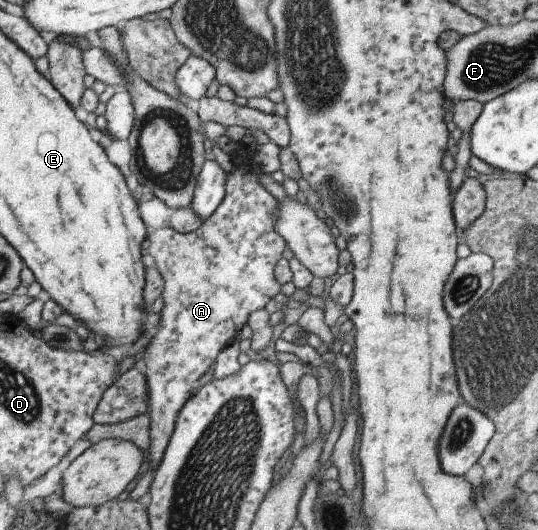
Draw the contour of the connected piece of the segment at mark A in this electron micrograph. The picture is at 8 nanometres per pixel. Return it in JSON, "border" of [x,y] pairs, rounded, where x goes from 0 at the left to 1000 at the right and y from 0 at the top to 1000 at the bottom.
{"border":[[[422,272],[424,279],[420,281],[424,291],[431,298],[435,311],[435,321],[431,325],[420,326],[420,351],[416,351],[416,374],[405,391],[372,423],[372,428],[366,434],[357,438],[335,440],[320,430],[294,432],[288,438],[283,438],[275,443],[275,453],[279,453],[279,464],[275,464],[275,475],[283,479],[288,491],[288,504],[301,525],[301,583],[294,591],[296,604],[290,613],[290,623],[286,623],[286,632],[281,634],[271,649],[264,672],[260,675],[260,687],[268,698],[268,713],[271,713],[271,743],[275,743],[275,792],[279,792],[279,811],[275,811],[275,823],[279,823],[279,834],[275,834],[275,879],[277,883],[292,883],[294,870],[299,866],[305,845],[320,823],[323,811],[323,800],[327,800],[327,785],[335,777],[335,770],[342,766],[342,758],[368,736],[368,715],[387,698],[390,687],[398,685],[401,672],[441,634],[441,628],[448,617],[457,609],[461,596],[467,589],[474,589],[485,583],[491,583],[494,574],[504,562],[513,558],[520,551],[520,536],[513,532],[509,525],[509,506],[513,494],[520,491],[532,460],[528,453],[509,438],[509,419],[513,419],[513,379],[511,375],[487,353],[487,347],[480,343],[480,332],[483,332],[483,319],[478,319],[470,309],[468,279],[450,277],[448,272]]]}

